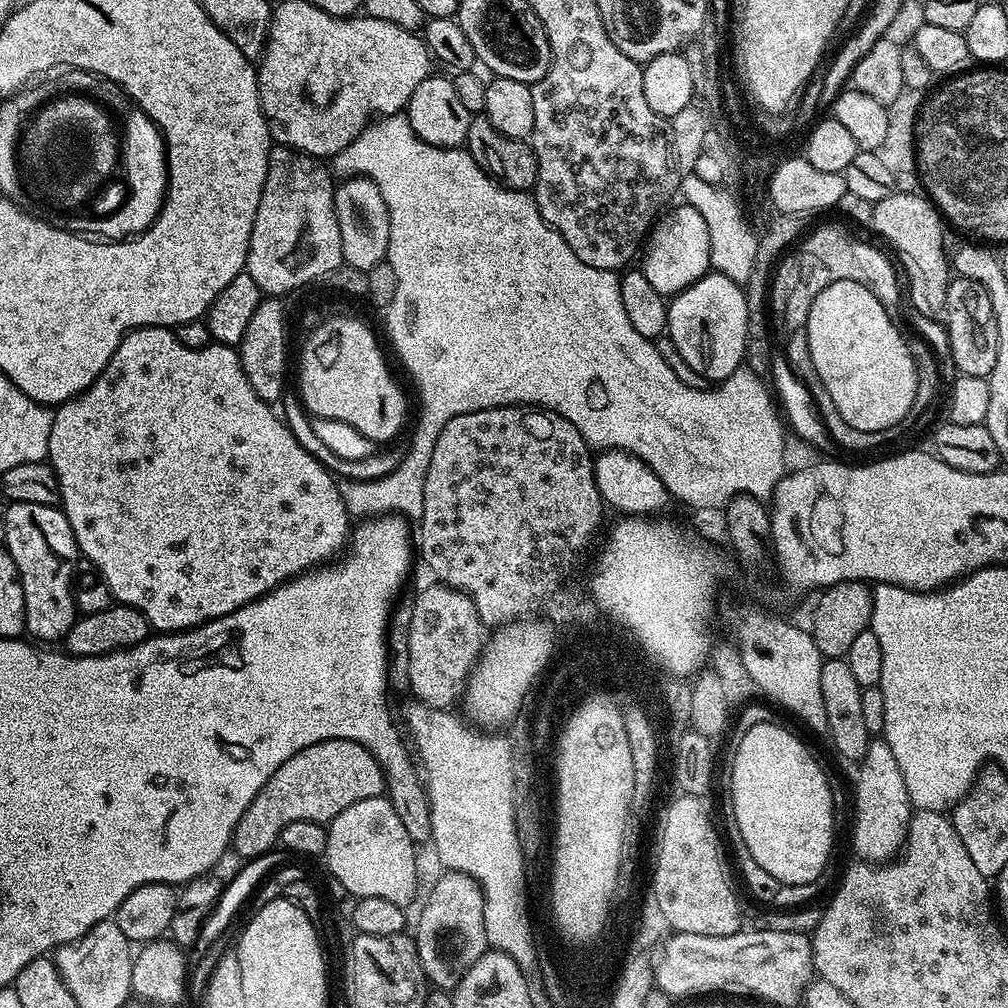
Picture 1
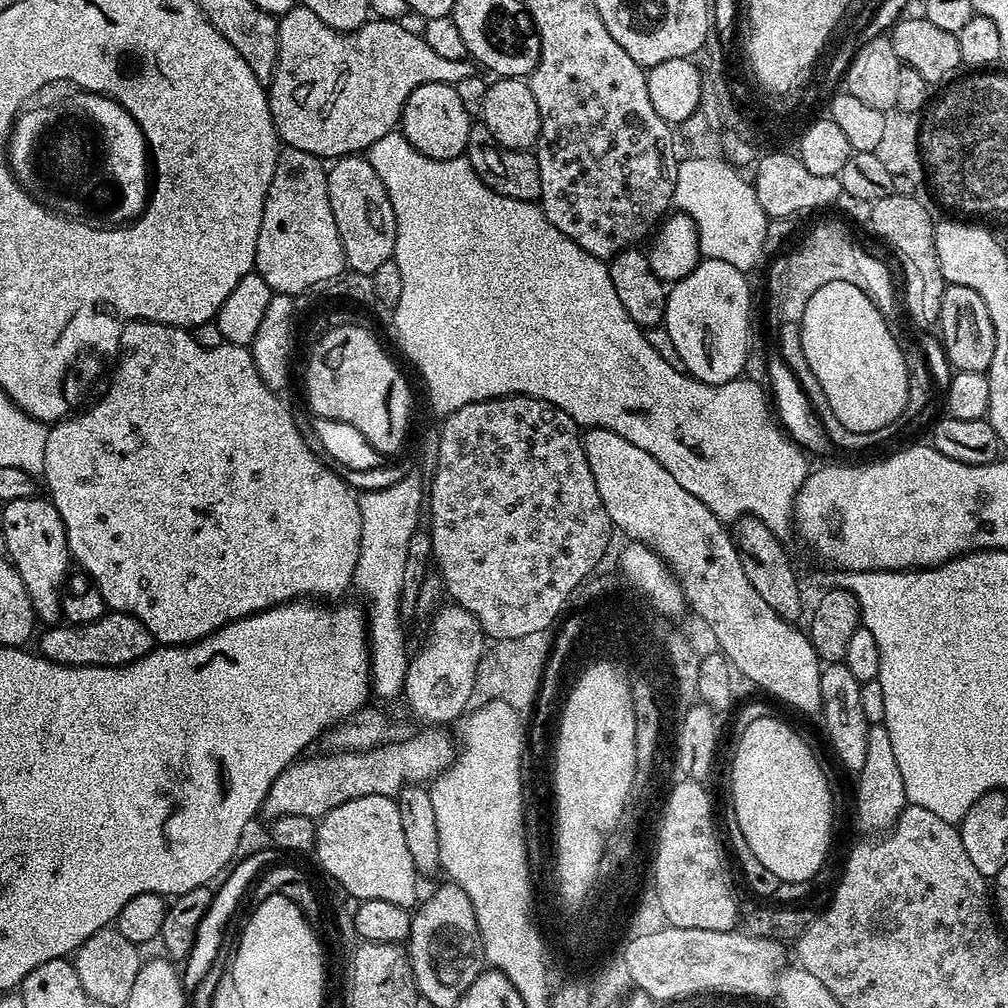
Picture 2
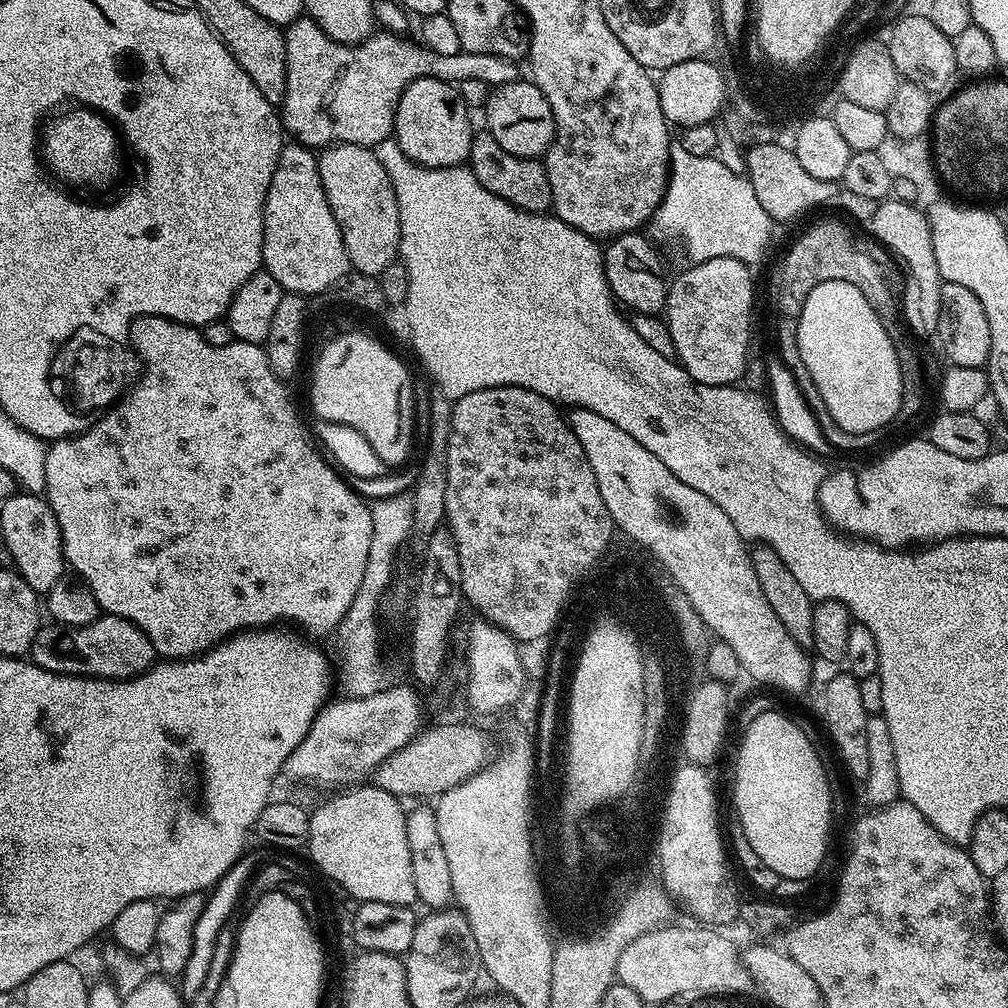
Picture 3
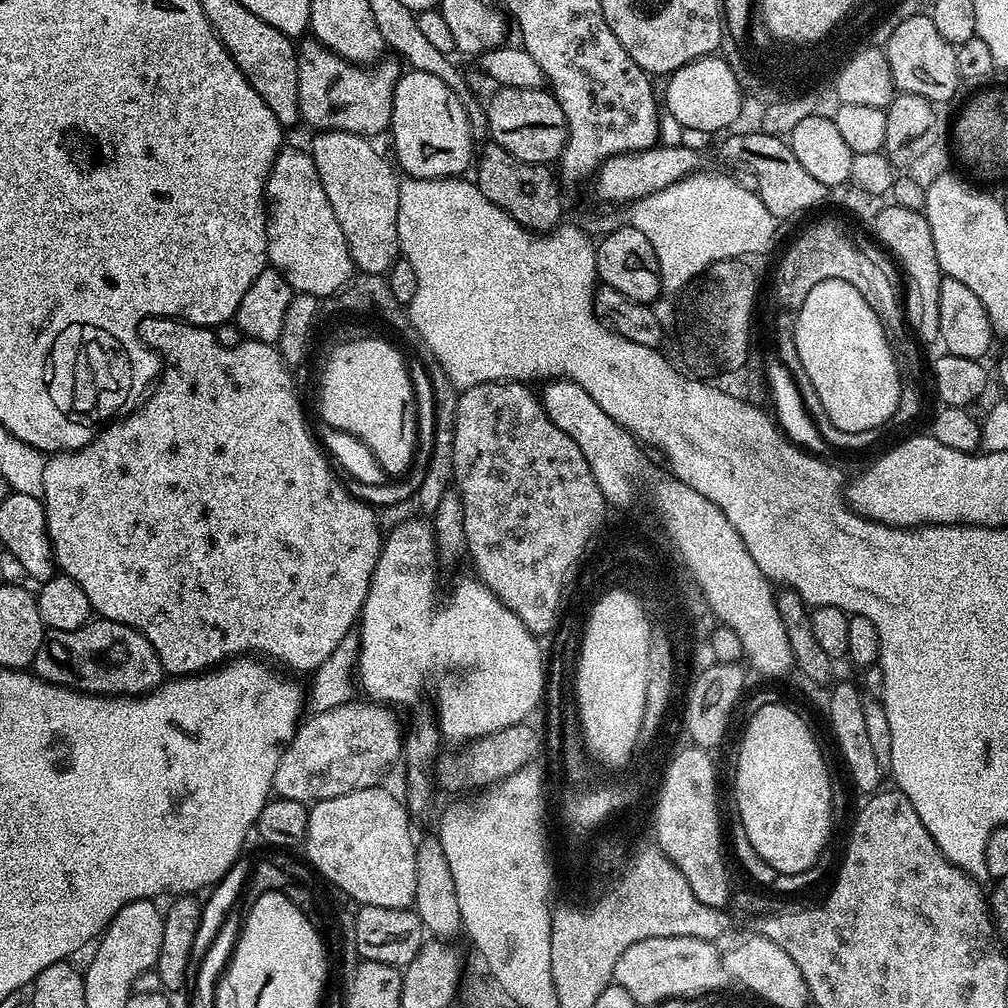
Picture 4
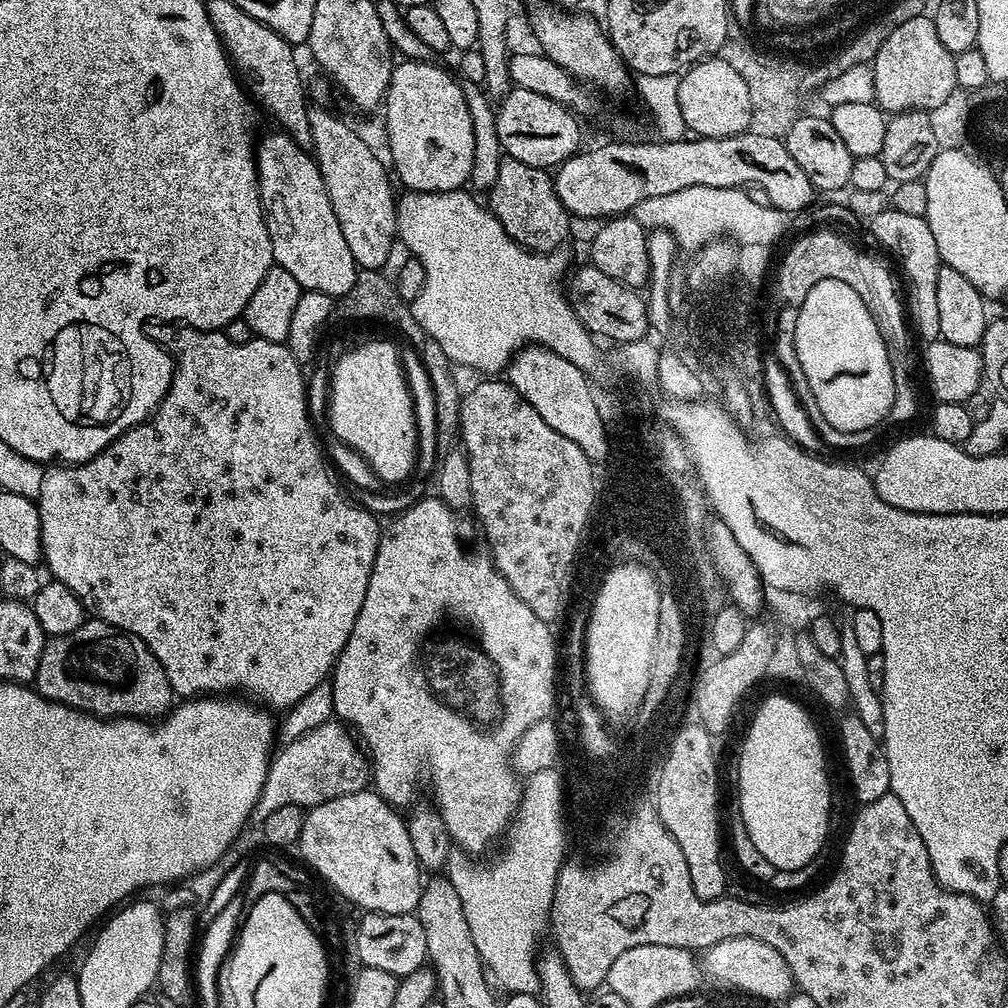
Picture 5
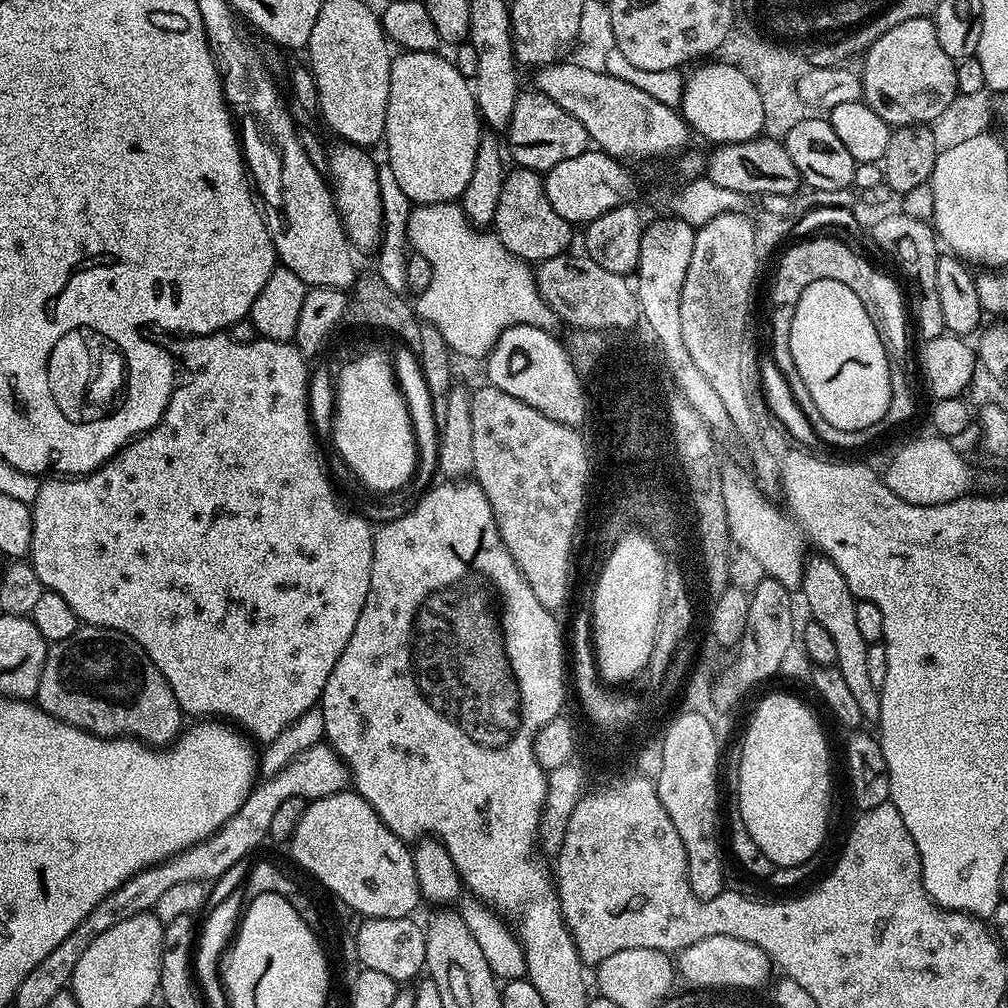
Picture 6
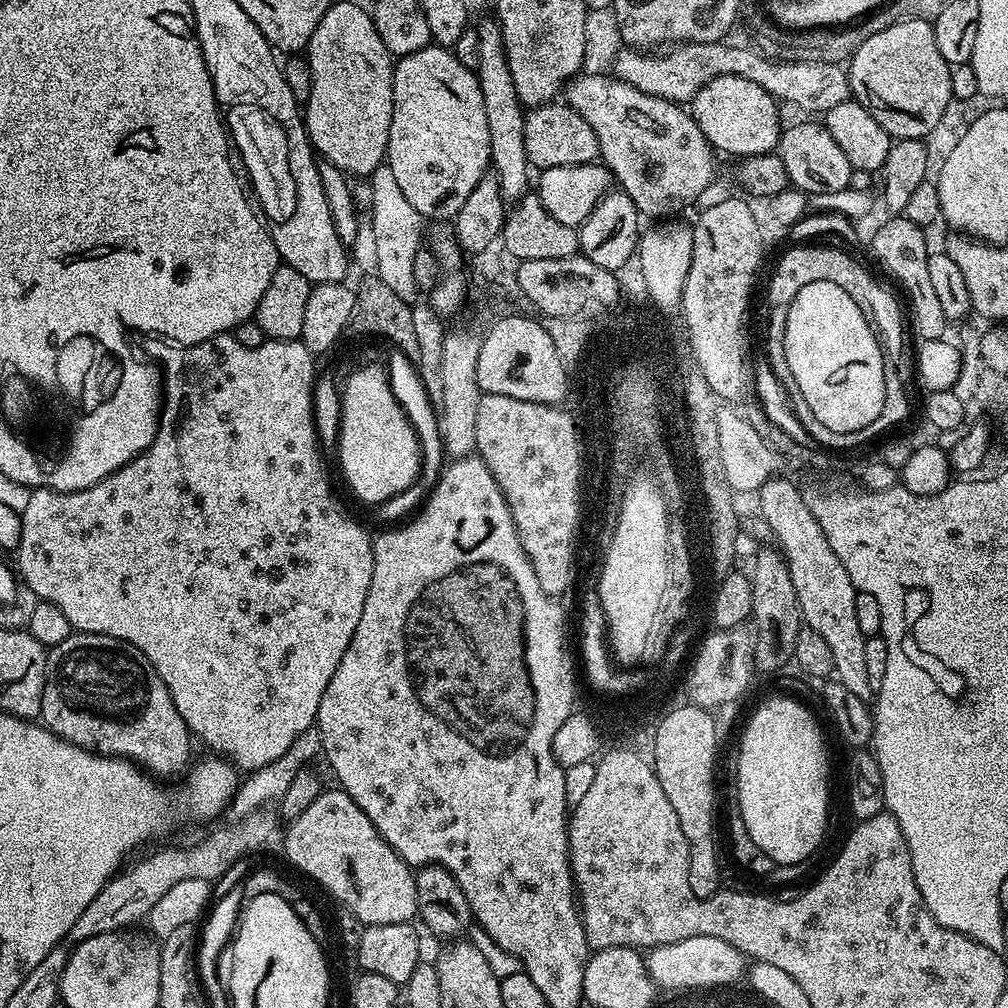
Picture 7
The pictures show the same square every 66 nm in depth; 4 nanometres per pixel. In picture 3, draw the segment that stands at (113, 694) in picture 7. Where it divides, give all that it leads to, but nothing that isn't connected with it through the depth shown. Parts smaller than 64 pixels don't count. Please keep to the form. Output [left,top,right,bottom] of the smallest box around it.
[32,614,158,680]

